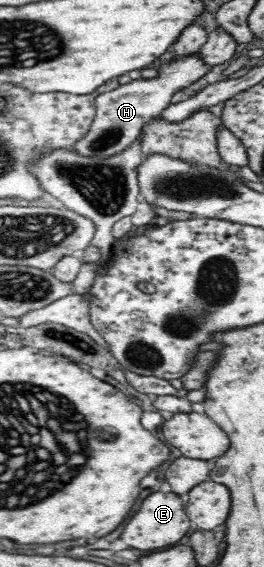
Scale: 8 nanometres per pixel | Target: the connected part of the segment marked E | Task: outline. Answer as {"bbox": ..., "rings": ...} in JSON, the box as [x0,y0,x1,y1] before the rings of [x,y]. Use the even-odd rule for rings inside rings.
{"bbox":[122,492,190,550],"rings":[[[154,492],[146,500],[142,500],[138,512],[126,524],[122,540],[130,548],[138,548],[138,550],[154,550],[154,548],[170,546],[188,534],[190,520],[184,510],[185,504],[175,492]],[[146,534],[152,534],[152,536],[146,536]]]}

